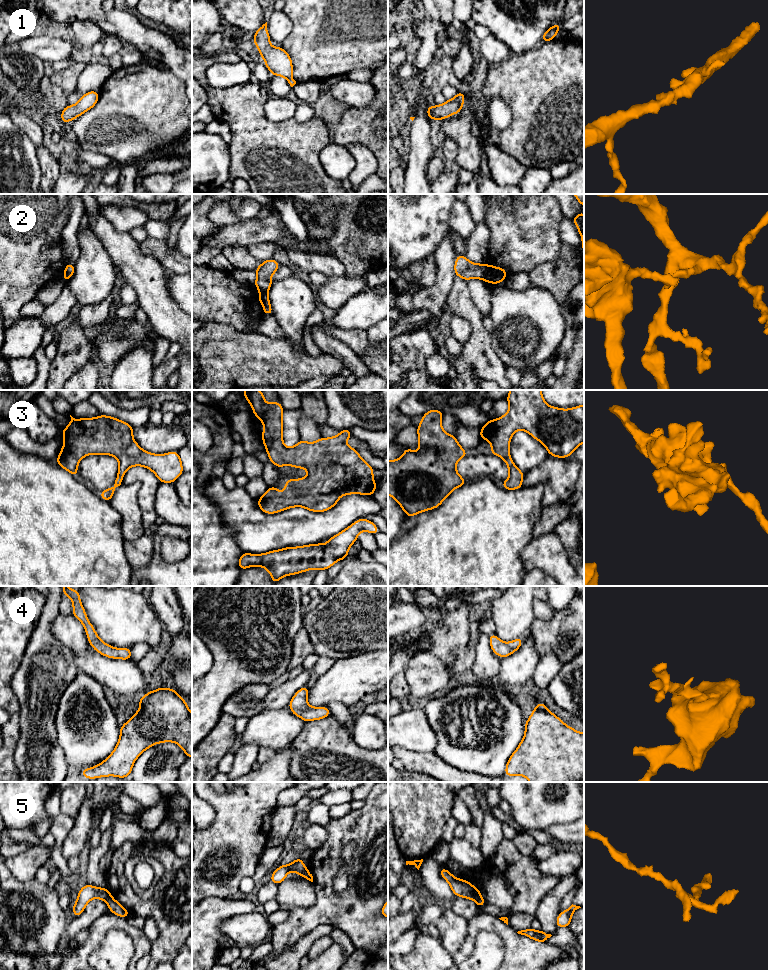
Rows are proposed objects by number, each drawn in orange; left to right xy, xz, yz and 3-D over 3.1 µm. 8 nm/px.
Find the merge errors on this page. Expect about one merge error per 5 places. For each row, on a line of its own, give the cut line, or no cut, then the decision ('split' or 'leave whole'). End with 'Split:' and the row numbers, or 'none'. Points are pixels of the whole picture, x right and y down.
1: no cut; leave whole
2: cut in yz along (488, 266), (488, 270), (482, 279); split
3: no cut; leave whole
4: no cut; leave whole
5: cut in xz along (306, 868), (301, 875); split
Split: 2, 5

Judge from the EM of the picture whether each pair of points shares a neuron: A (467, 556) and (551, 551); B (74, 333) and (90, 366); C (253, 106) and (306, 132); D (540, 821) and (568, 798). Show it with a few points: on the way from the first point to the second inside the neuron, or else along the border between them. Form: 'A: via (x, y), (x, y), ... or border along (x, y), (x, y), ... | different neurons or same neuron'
A: border along (533, 538), (521, 553), (524, 573) | different neurons
B: border along (92, 356), (70, 376) | different neurons
C: via (261, 121), (272, 132), (291, 132) | same neuron
D: via (547, 814), (552, 809), (557, 809), (562, 805) | same neuron

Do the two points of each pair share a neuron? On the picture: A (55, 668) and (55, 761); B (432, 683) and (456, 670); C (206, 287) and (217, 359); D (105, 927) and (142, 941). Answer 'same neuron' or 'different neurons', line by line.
A: same neuron
B: same neuron
C: different neurons
D: same neuron

